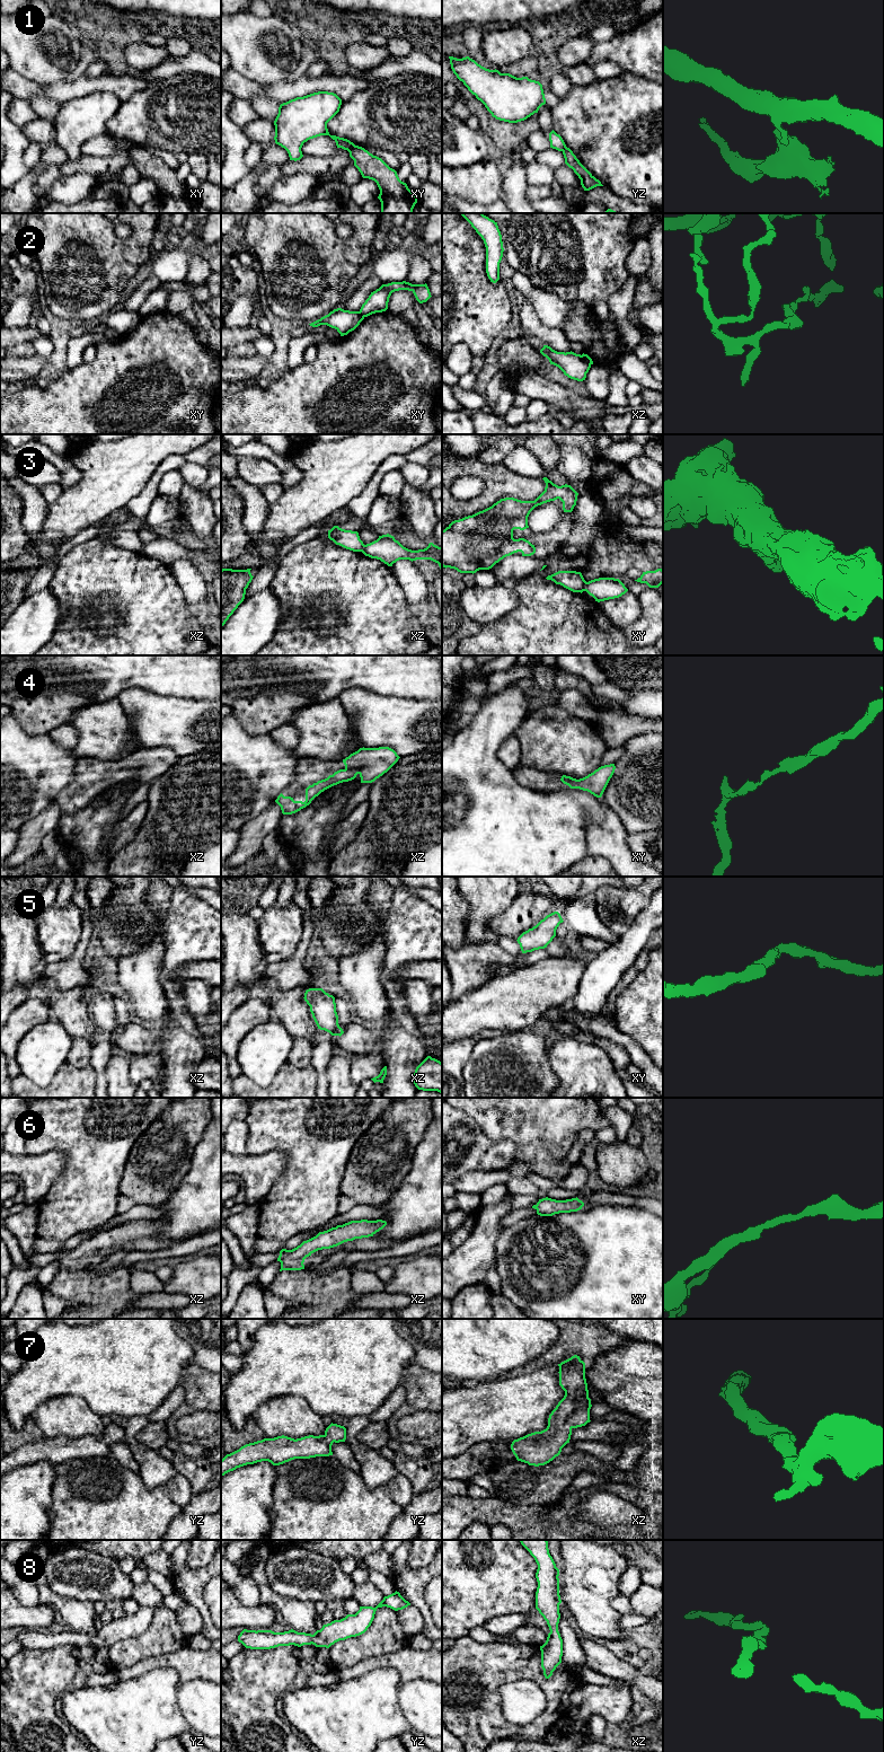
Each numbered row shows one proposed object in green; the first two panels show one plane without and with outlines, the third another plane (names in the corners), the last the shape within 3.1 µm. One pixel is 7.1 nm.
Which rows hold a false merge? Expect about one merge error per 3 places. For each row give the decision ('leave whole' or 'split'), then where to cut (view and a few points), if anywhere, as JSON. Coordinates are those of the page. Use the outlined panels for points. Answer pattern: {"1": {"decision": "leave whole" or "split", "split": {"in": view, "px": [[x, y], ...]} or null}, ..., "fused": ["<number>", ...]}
{"1": {"decision": "split", "split": {"in": "xy", "px": [[355, 146], [348, 151]]}}, "2": {"decision": "split", "split": {"in": "xy", "px": [[359, 311], [363, 317]]}}, "3": {"decision": "split", "split": {"in": "xy", "px": [[586, 582], [583, 590]]}}, "4": {"decision": "leave whole", "split": null}, "5": {"decision": "leave whole", "split": null}, "6": {"decision": "leave whole", "split": null}, "7": {"decision": "leave whole", "split": null}, "8": {"decision": "leave whole", "split": null}, "fused": ["1", "2", "3"]}

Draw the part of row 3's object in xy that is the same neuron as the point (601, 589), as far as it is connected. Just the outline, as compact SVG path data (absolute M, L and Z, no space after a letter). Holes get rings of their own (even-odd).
M599 578L586 582L584 591L592 596L595 601L600 602L619 598L625 595L628 589L619 579Z

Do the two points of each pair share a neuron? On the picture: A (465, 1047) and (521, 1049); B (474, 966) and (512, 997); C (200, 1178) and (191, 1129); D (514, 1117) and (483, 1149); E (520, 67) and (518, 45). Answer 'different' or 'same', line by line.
A: different
B: different
C: different
D: different
E: different

